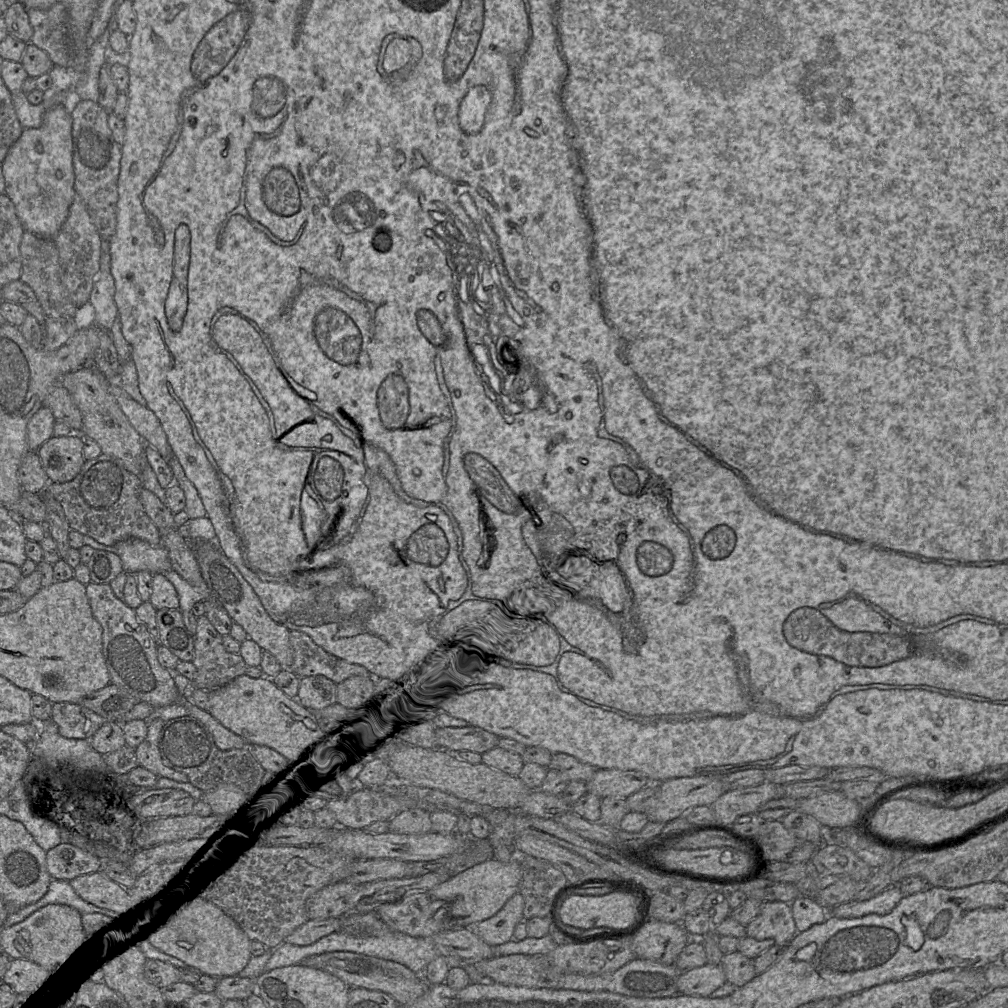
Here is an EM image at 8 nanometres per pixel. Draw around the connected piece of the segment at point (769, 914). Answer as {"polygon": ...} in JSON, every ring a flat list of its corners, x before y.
{"polygon":[[765,901,759,915,746,926,747,936,756,940,773,939,776,945,786,947,798,933,791,905,782,901]]}

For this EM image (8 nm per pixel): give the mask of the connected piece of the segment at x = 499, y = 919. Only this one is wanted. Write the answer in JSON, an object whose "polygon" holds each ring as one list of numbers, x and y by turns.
{"polygon":[[514,894,494,916,471,927,473,933,489,946,497,946,511,940,517,923,523,918,524,899]]}

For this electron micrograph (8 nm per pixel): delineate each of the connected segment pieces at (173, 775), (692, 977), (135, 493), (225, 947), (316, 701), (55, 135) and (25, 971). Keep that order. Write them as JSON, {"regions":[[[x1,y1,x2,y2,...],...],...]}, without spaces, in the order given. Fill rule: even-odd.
{"regions":[[[161,719,148,721,148,731,145,739,135,748,138,764,158,777,170,778,178,782,188,782,185,773,174,770,163,764,158,748,158,738,164,722]],[[710,963,681,972,677,980,678,993,687,996,709,997,726,982,722,965]],[[105,454,86,460,79,474,65,483,50,483,48,492,62,506,70,529,88,535,101,544,112,546,128,539,140,539,160,545,160,532,146,514,139,494,143,488,139,476,128,471,120,460]],[[193,892,176,893,163,909,148,921,147,934,165,954,197,968,202,974,216,978,237,976,251,958,250,939,238,923,219,906]],[[322,676,300,679,297,700,310,711,320,711,337,702,337,684]],[[77,102,50,108,39,128,24,129,2,165,5,194,13,202,24,231,53,237,66,220,76,194,74,188,72,110]],[[12,959,2,980,16,993,34,995,49,978,48,968,24,959]]]}

